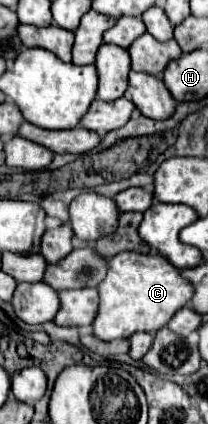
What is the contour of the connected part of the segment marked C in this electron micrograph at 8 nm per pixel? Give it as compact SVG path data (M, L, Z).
M126 251L108 259L108 273L98 283L100 305L92 323L92 333L102 341L128 339L136 331L158 331L168 319L192 297L192 289L184 283L180 271L158 253Z

